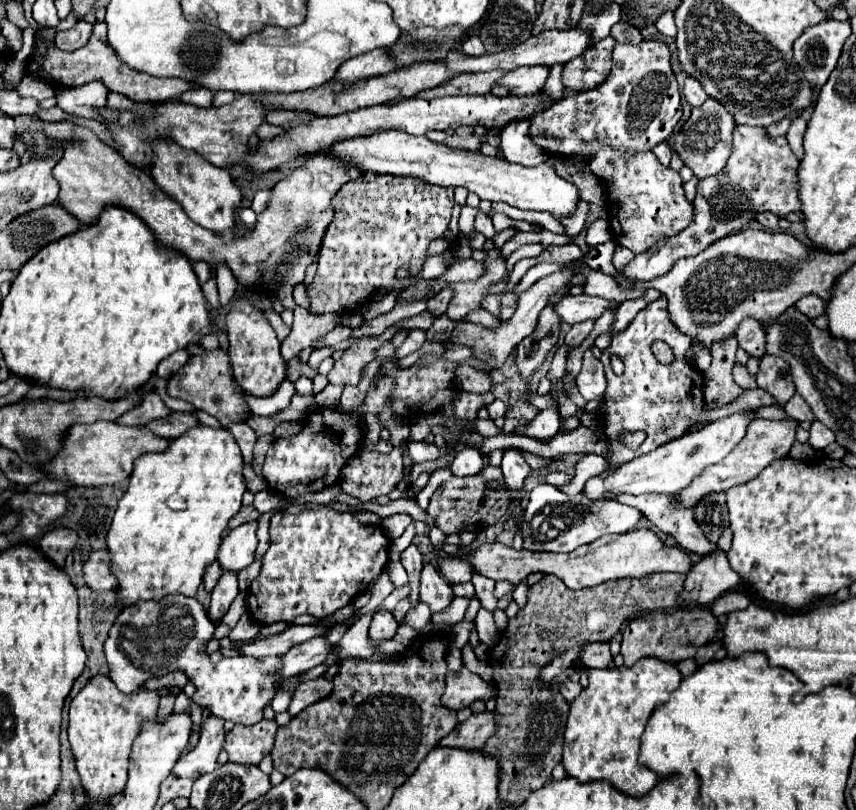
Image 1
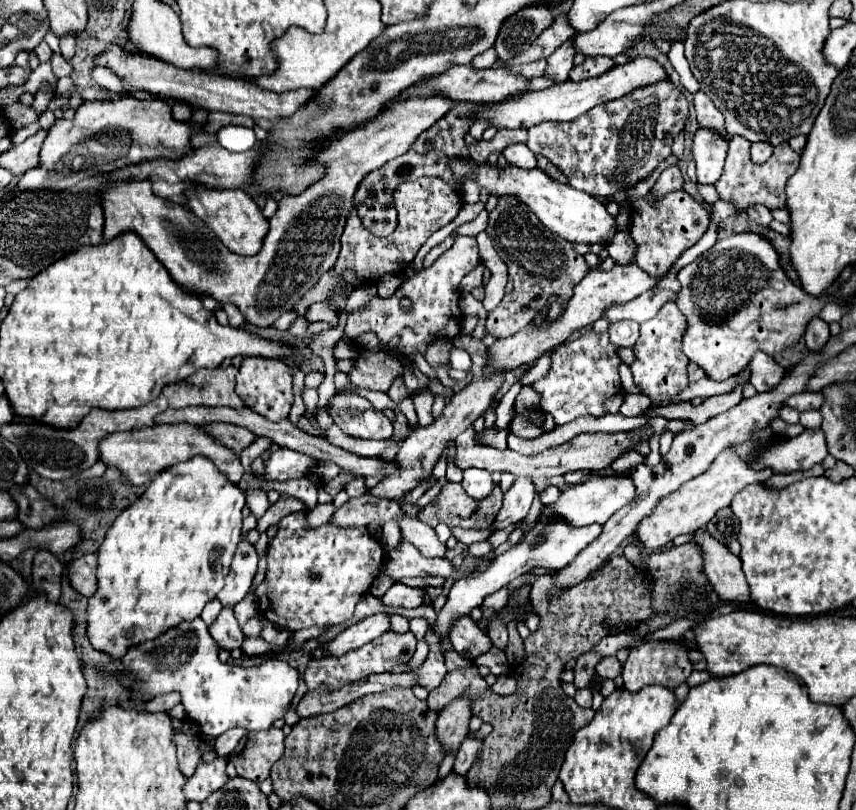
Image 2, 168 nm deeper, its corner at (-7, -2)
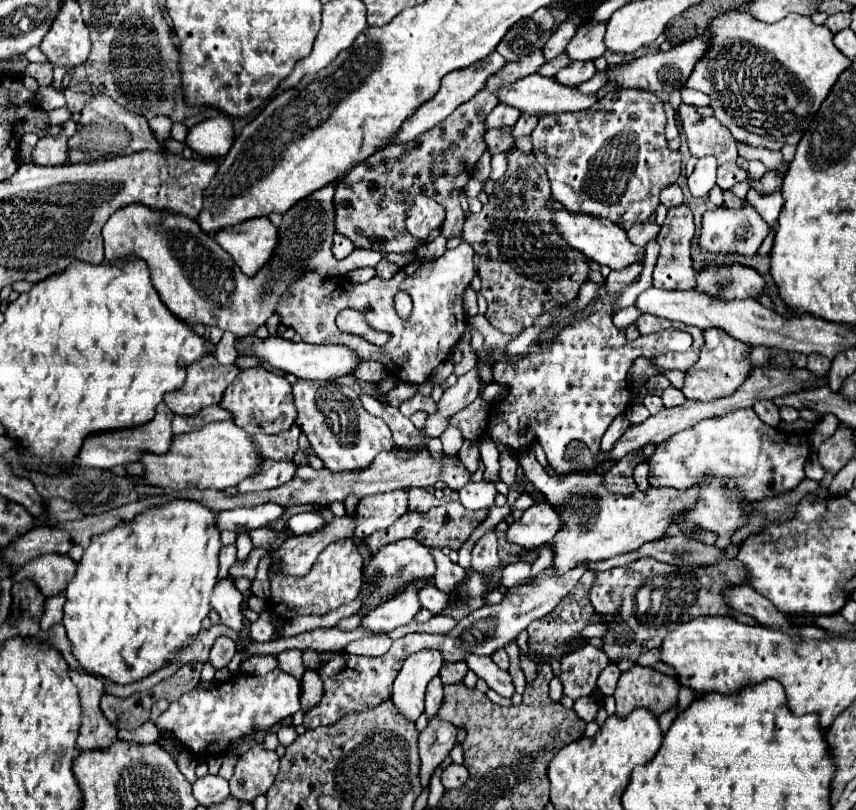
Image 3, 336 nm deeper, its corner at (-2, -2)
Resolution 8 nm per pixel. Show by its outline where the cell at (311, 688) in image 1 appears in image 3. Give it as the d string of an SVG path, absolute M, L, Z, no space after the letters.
M435 677L426 688L425 694L425 715L429 719L437 717L437 711L441 709L441 699L443 699L443 685L441 679Z

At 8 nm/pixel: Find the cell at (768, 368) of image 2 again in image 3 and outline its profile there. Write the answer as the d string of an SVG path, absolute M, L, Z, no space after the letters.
M757 401L753 405L753 411L759 415L759 419L763 423L767 423L769 427L777 427L781 423L779 419L779 407L773 401Z

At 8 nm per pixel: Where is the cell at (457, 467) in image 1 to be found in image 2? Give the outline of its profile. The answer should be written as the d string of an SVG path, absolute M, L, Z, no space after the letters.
M470 467L464 471L464 479L462 479L462 487L464 491L474 497L474 499L484 499L490 491L492 491L492 477L486 469L478 469L478 467Z

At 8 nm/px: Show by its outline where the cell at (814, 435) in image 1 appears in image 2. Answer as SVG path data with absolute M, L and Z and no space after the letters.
M762 429L754 433L754 437L742 445L736 445L738 453L748 457L754 469L764 469L772 467L776 473L790 473L798 469L810 469L816 463L824 461L828 455L826 451L826 437L822 435L822 429L806 429L802 435L784 439L784 441L774 441L770 449L766 451L756 451L754 443L756 439L766 441L770 435L770 429Z

